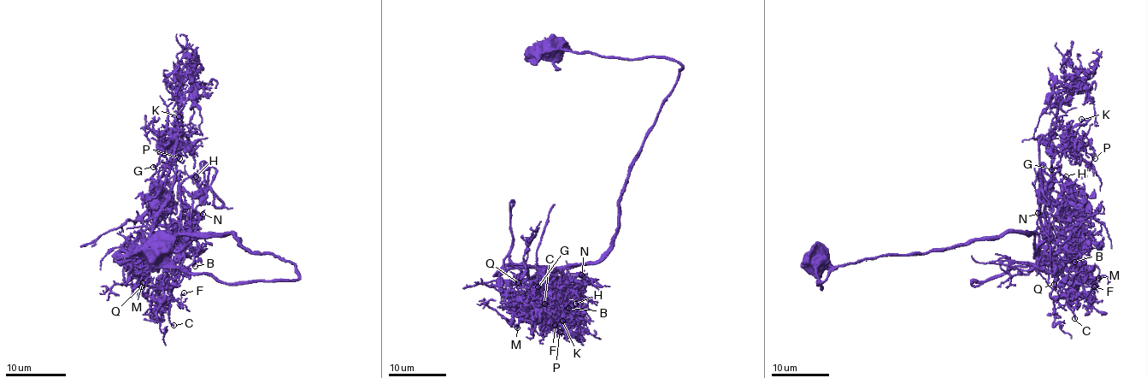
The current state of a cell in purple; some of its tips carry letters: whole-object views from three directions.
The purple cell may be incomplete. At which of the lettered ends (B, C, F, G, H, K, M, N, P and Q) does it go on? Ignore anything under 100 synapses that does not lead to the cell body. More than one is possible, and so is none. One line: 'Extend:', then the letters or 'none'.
Extend: H

